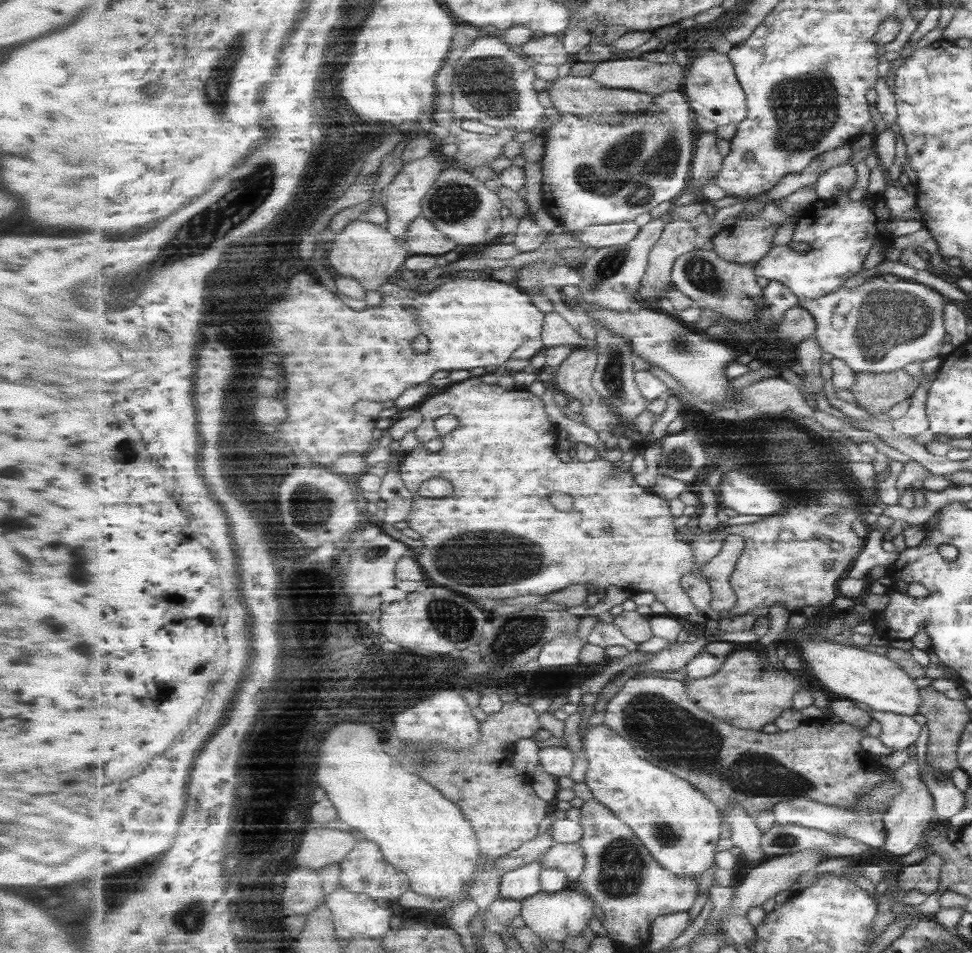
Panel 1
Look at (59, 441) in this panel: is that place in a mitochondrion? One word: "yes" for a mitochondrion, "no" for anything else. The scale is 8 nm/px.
no

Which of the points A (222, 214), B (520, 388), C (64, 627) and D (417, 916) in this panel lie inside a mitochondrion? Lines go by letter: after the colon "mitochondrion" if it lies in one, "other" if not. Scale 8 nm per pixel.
A: mitochondrion
B: other
C: mitochondrion
D: other

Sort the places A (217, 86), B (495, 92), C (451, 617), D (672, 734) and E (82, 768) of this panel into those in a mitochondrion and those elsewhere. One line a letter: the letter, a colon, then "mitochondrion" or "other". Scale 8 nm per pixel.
A: mitochondrion
B: mitochondrion
C: mitochondrion
D: mitochondrion
E: mitochondrion

